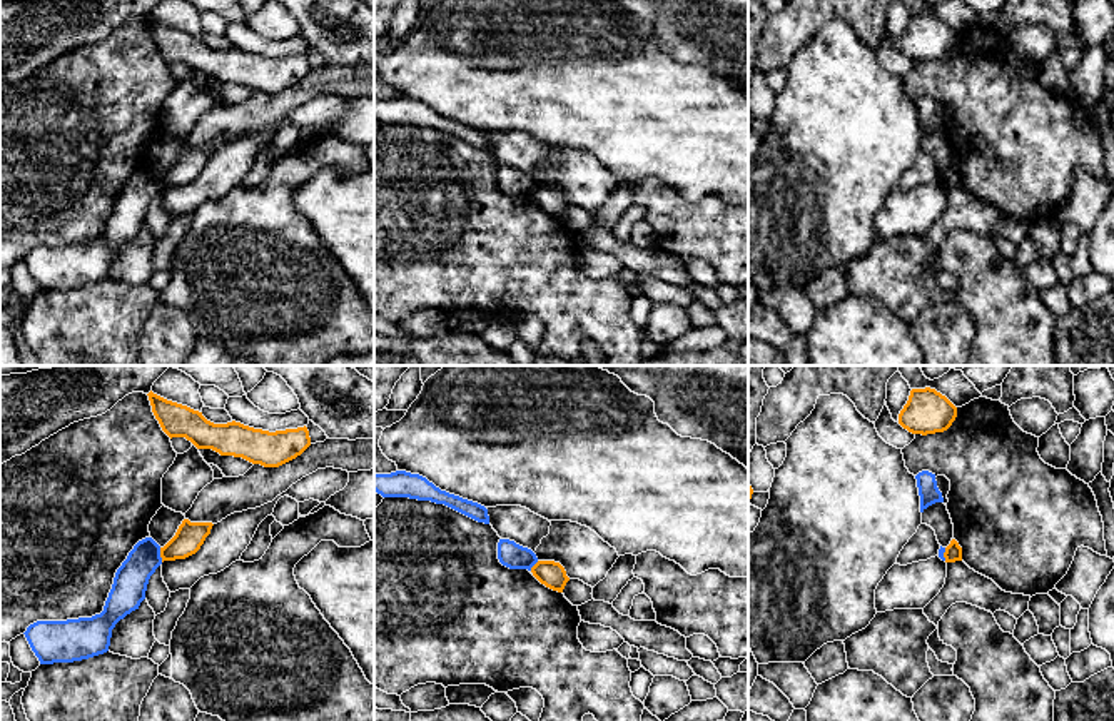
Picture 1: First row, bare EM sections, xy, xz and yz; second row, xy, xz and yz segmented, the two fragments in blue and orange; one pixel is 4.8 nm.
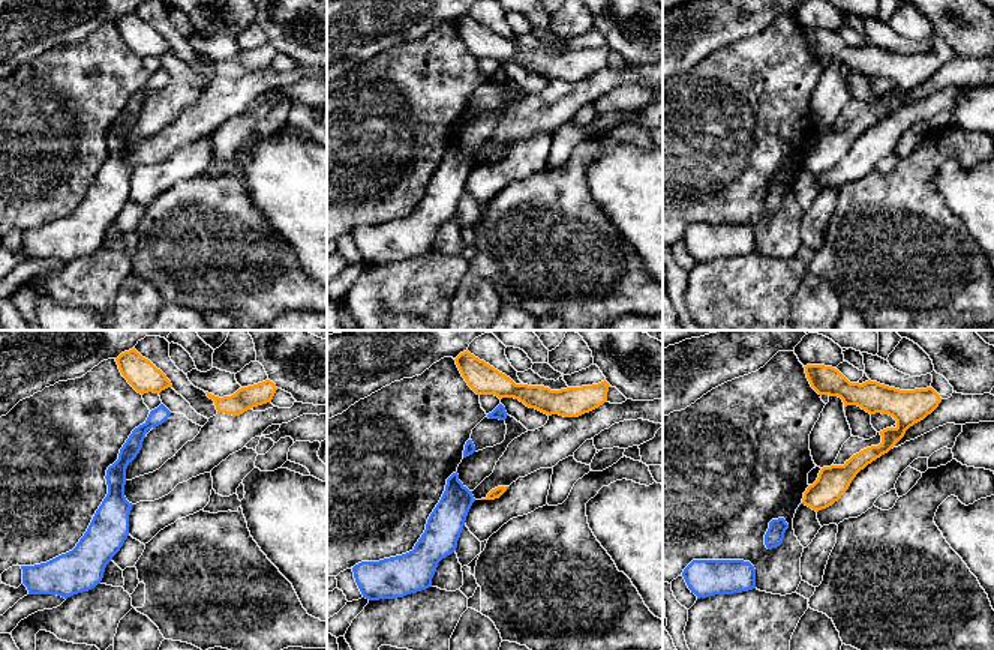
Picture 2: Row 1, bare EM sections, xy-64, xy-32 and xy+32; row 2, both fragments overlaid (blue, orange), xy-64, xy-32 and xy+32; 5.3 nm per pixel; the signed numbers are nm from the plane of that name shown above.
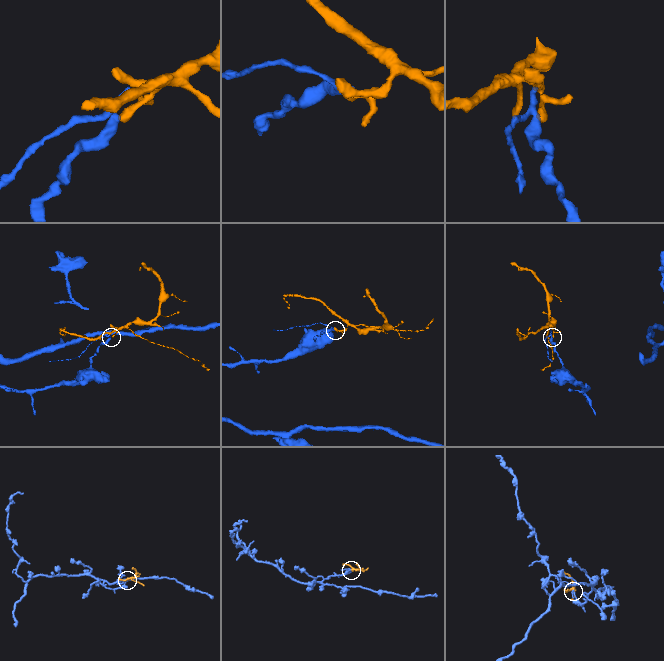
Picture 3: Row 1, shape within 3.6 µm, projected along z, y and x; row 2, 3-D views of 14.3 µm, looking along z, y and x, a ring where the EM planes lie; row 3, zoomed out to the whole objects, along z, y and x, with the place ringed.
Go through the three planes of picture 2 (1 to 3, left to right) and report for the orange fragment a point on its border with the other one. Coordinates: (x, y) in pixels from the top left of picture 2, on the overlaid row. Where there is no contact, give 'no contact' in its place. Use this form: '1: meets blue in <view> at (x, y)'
1: no contact
2: no contact
3: no contact

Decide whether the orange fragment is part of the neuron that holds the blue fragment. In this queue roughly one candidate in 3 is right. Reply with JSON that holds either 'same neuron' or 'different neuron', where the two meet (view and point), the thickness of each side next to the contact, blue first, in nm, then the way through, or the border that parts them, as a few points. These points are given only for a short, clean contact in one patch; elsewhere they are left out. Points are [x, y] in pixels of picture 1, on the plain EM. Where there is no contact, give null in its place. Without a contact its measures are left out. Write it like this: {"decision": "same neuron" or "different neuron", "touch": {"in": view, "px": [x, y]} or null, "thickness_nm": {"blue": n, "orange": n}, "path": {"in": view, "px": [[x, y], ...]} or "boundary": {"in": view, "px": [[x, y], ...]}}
{"decision": "different neuron", "touch": {"in": "xy", "px": [159, 181]}, "thickness_nm": {"blue": 160, "orange": 140}, "boundary": {"in": "xy", "px": [[159, 174], [162, 187]]}}

